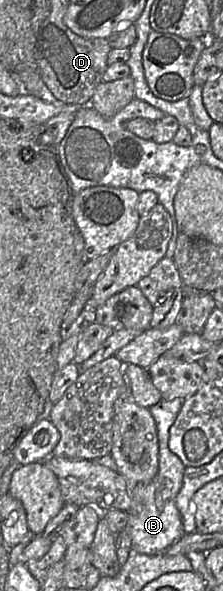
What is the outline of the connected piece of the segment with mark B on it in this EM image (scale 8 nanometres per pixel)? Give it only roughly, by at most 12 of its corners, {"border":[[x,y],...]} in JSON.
{"border":[[185,399],[150,408],[155,477],[132,486],[138,511],[124,528],[131,549],[165,553],[185,534],[176,496],[185,466],[168,446]]}

